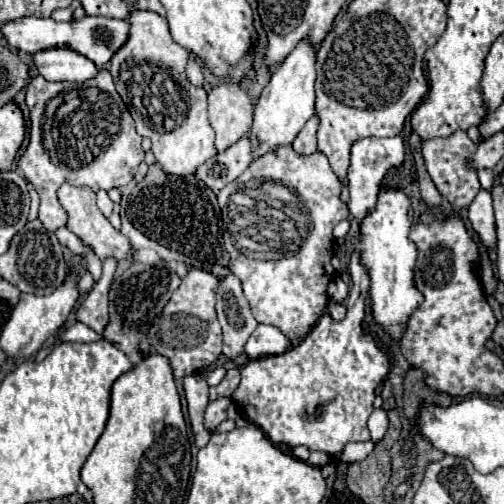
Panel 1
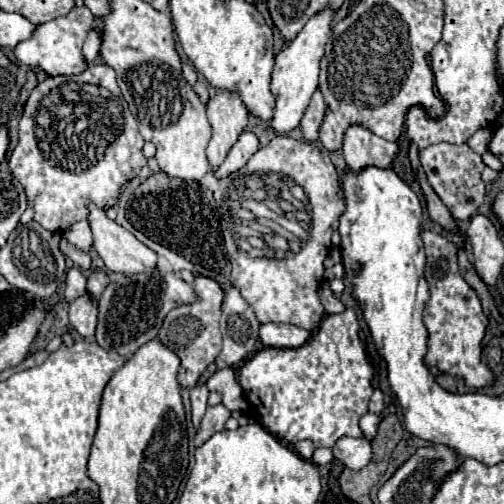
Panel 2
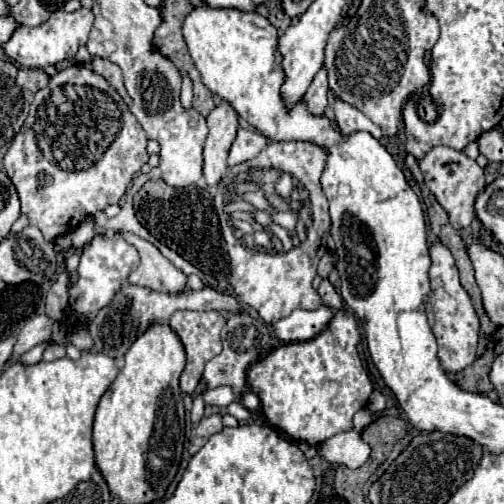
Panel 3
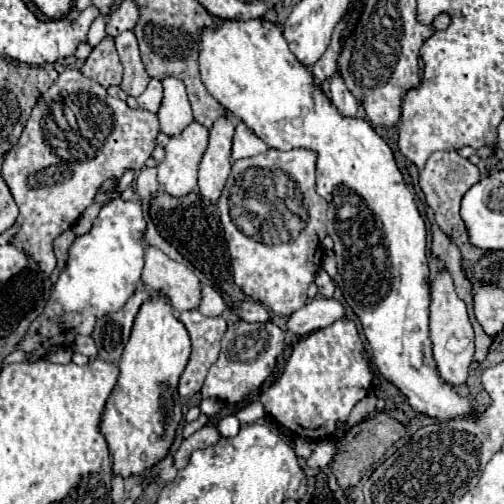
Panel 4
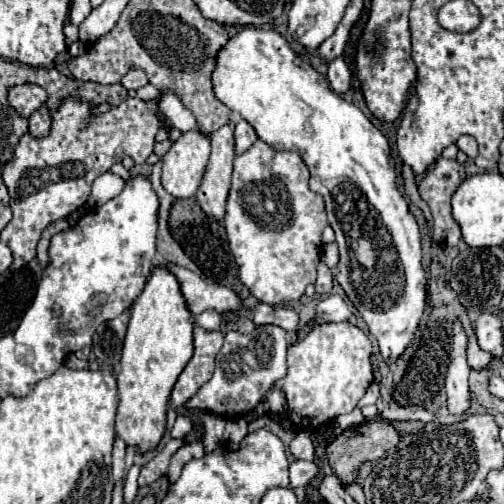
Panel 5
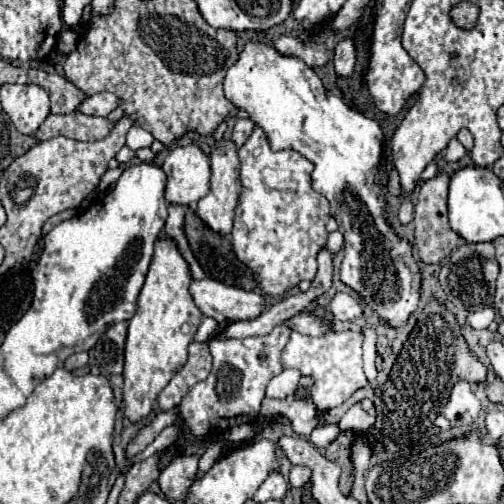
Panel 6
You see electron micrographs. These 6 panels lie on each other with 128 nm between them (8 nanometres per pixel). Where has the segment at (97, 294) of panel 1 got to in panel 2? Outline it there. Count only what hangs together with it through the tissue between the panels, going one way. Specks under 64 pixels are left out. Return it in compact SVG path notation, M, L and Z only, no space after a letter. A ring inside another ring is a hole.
M80 296L70 304L68 310L70 324L82 338L92 338L98 324L98 298L96 296Z

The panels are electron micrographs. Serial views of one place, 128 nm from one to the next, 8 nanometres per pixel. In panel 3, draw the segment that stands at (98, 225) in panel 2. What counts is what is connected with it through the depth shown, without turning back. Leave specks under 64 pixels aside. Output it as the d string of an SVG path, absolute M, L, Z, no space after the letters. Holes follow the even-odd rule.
M124 230L120 232L120 236L140 254L140 264L132 268L128 276L130 284L148 286L160 292L180 292L186 288L186 276L176 266L172 266L154 244Z

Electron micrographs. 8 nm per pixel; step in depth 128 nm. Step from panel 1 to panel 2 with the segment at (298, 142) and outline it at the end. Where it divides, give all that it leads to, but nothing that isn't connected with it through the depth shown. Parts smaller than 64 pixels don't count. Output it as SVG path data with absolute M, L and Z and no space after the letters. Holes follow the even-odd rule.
M316 90L312 100L310 100L310 106L300 122L300 132L302 132L302 138L306 142L314 142L318 140L318 128L322 124L322 118L324 118L324 110L326 110L326 104L324 104L324 98L322 94Z

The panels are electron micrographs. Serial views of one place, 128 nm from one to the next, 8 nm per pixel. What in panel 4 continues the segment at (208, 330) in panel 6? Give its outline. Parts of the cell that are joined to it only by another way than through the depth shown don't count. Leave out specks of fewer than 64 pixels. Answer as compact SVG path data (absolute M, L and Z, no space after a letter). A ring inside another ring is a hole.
M200 284L200 292L202 292L202 300L200 300L198 310L206 316L220 316L226 308L222 296L208 284Z

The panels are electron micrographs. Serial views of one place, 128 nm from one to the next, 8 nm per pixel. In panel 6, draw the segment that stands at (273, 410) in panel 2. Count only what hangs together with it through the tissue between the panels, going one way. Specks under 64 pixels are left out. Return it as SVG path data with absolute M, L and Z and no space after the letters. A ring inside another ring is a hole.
M330 330L318 338L292 332L286 348L282 350L282 364L284 368L300 370L302 376L312 376L312 386L302 390L300 396L310 400L318 412L326 412L344 404L356 390L368 386L362 370L362 342L364 334L354 330Z

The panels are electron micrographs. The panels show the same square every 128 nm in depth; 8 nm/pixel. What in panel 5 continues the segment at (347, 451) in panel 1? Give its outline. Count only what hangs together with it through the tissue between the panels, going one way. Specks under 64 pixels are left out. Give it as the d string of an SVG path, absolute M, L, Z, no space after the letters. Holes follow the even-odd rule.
M296 460L290 464L290 486L298 488L298 486L306 486L314 474L318 472L318 464L316 462L304 462L304 460Z

